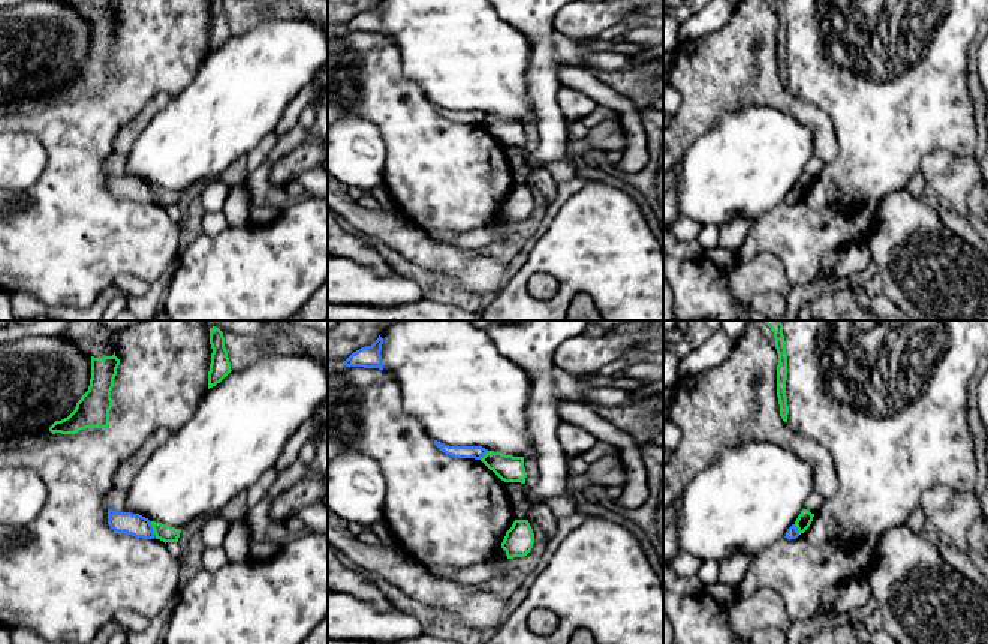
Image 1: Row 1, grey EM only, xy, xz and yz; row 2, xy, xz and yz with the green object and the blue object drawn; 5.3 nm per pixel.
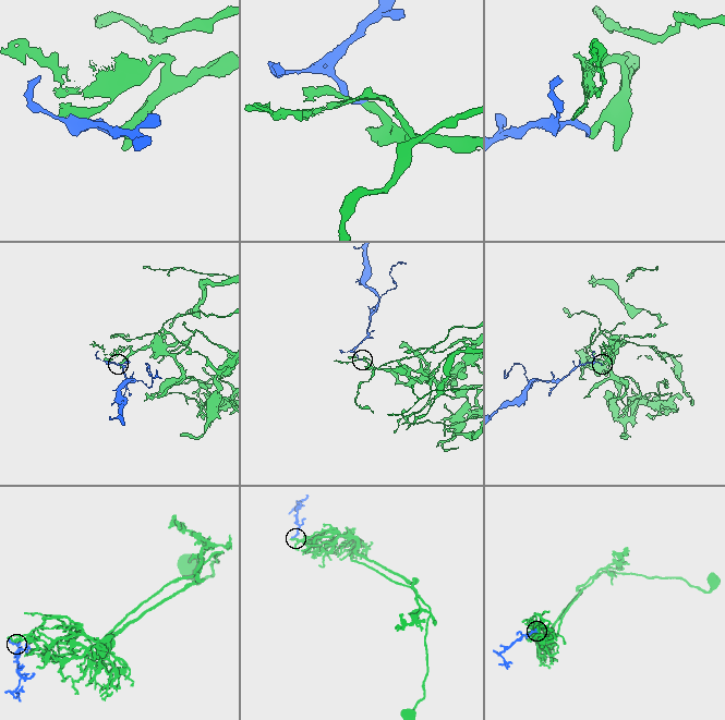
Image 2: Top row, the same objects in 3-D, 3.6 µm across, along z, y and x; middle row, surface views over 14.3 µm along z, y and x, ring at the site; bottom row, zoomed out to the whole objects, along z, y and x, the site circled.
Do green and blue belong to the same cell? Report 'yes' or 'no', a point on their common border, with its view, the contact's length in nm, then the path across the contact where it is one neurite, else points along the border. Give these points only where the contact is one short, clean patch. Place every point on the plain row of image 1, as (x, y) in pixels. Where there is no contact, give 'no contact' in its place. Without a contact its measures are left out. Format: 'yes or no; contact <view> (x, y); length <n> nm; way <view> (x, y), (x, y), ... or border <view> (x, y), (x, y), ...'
no; contact xy (153, 193); length 100 nm; border xy (148, 186), (156, 201)

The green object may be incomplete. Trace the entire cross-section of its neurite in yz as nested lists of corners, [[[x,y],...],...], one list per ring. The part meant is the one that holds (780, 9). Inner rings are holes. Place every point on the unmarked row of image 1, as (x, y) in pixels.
[[[774,0],[775,13],[778,18],[778,30],[777,30],[777,61],[780,69],[780,81],[784,87],[787,87],[789,70],[786,61],[786,45],[787,45],[787,18],[786,18],[786,6],[784,0]]]

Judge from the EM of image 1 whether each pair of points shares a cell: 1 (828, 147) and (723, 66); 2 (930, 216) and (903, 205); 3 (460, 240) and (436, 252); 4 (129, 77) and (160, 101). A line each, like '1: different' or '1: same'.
1: same
2: same
3: different
4: different

